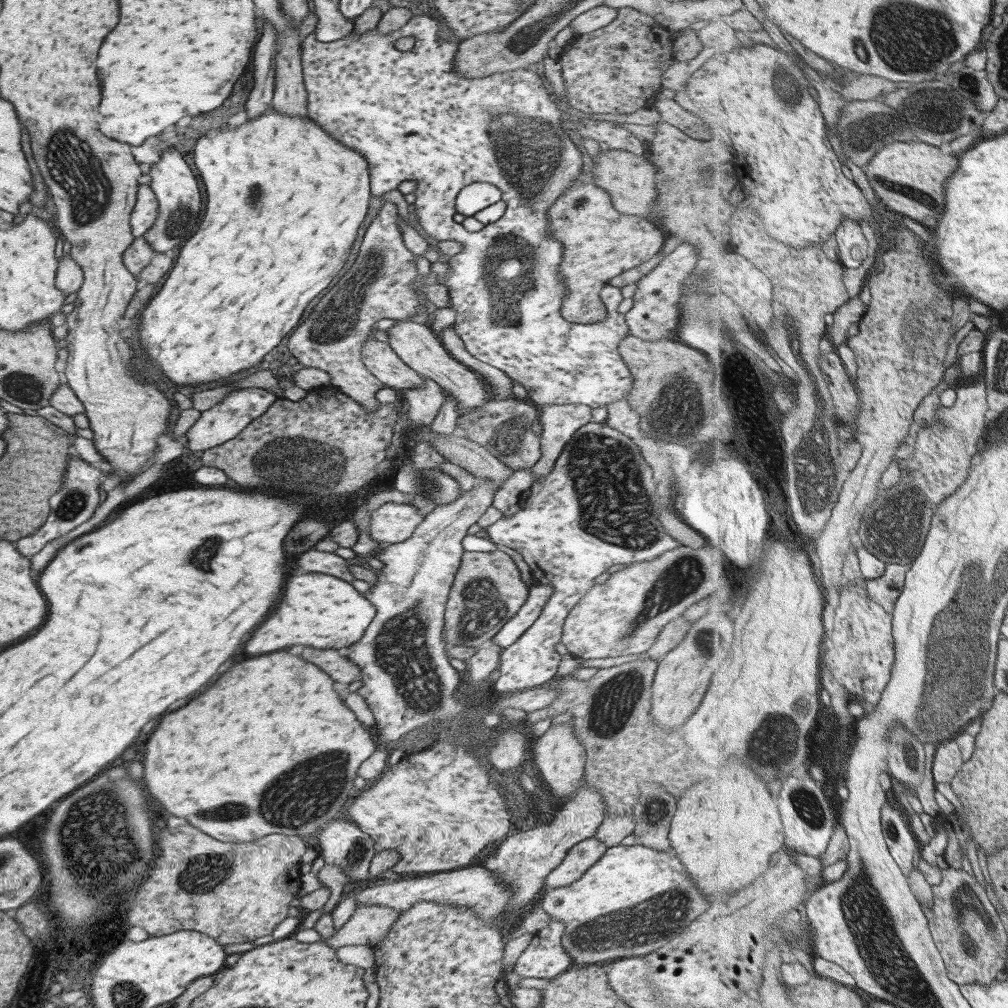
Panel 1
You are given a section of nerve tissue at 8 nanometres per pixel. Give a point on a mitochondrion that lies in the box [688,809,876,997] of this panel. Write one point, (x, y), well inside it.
(803, 937)

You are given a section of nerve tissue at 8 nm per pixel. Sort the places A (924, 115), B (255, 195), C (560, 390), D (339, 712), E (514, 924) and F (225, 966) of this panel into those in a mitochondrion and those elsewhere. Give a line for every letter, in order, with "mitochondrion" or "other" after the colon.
A: mitochondrion
B: mitochondrion
C: other
D: other
E: other
F: other

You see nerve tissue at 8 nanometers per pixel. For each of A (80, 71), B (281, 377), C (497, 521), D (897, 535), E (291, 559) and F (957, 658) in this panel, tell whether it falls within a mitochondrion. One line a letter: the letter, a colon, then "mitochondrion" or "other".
A: other
B: other
C: other
D: mitochondrion
E: other
F: mitochondrion

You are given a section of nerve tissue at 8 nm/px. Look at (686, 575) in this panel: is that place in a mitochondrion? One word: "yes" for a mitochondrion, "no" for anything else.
yes

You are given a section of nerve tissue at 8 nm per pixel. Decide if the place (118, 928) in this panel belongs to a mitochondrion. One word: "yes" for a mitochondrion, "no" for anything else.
yes

